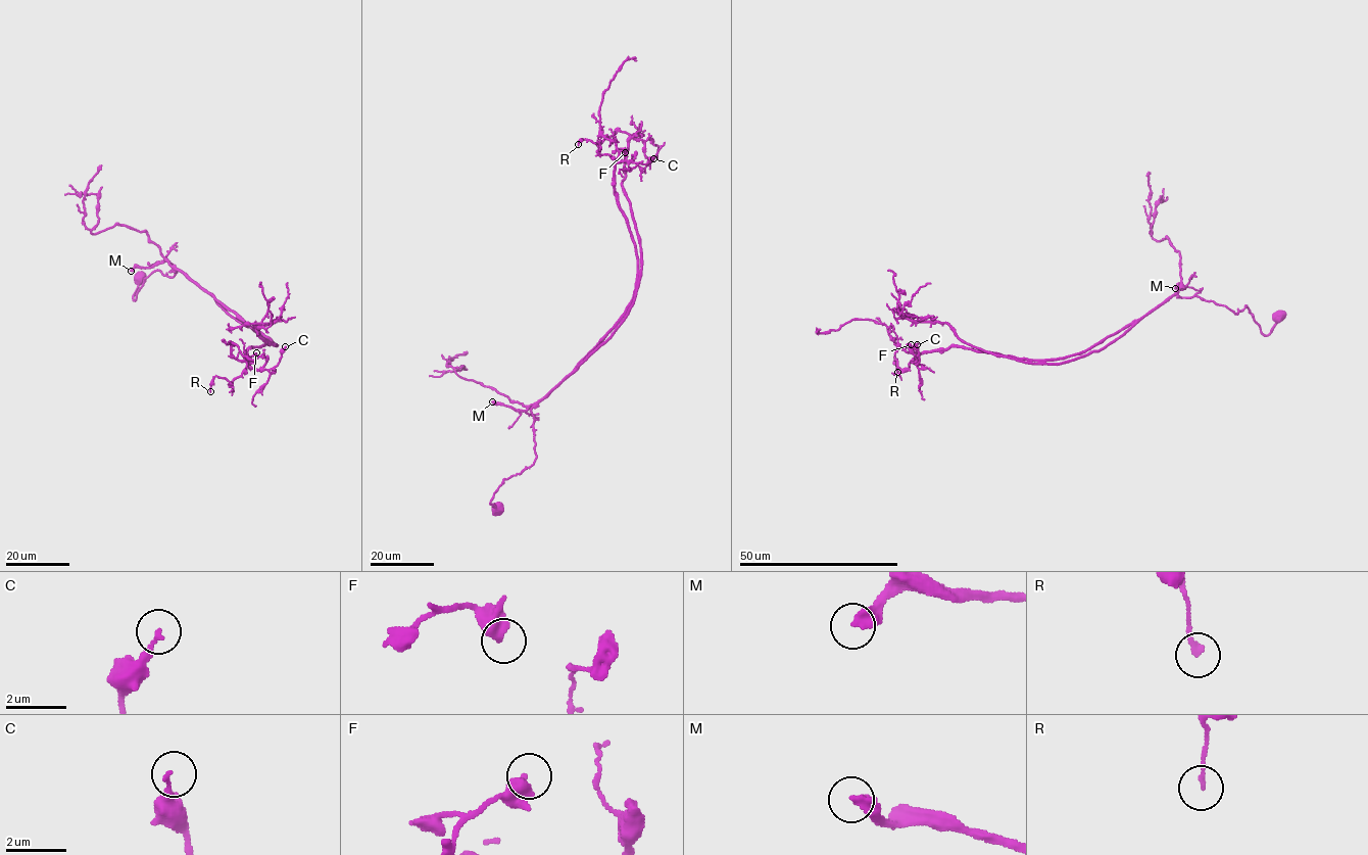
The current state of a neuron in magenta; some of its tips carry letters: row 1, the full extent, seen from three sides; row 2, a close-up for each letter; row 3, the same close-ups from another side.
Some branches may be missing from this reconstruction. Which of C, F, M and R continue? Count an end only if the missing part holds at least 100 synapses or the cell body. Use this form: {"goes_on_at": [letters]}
{"goes_on_at": ["M"]}

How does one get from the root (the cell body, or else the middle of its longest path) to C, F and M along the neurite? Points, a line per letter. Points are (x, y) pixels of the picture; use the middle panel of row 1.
C: (496, 509), (502, 481), (535, 461), (531, 409), (632, 298), (637, 255), (615, 164), (653, 158)
F: (496, 509), (502, 481), (535, 461), (531, 409), (632, 298), (635, 244), (614, 190), (617, 147), (625, 152)
M: (496, 509), (490, 501), (502, 481), (529, 467), (536, 455), (534, 405), (518, 411), (492, 401)

